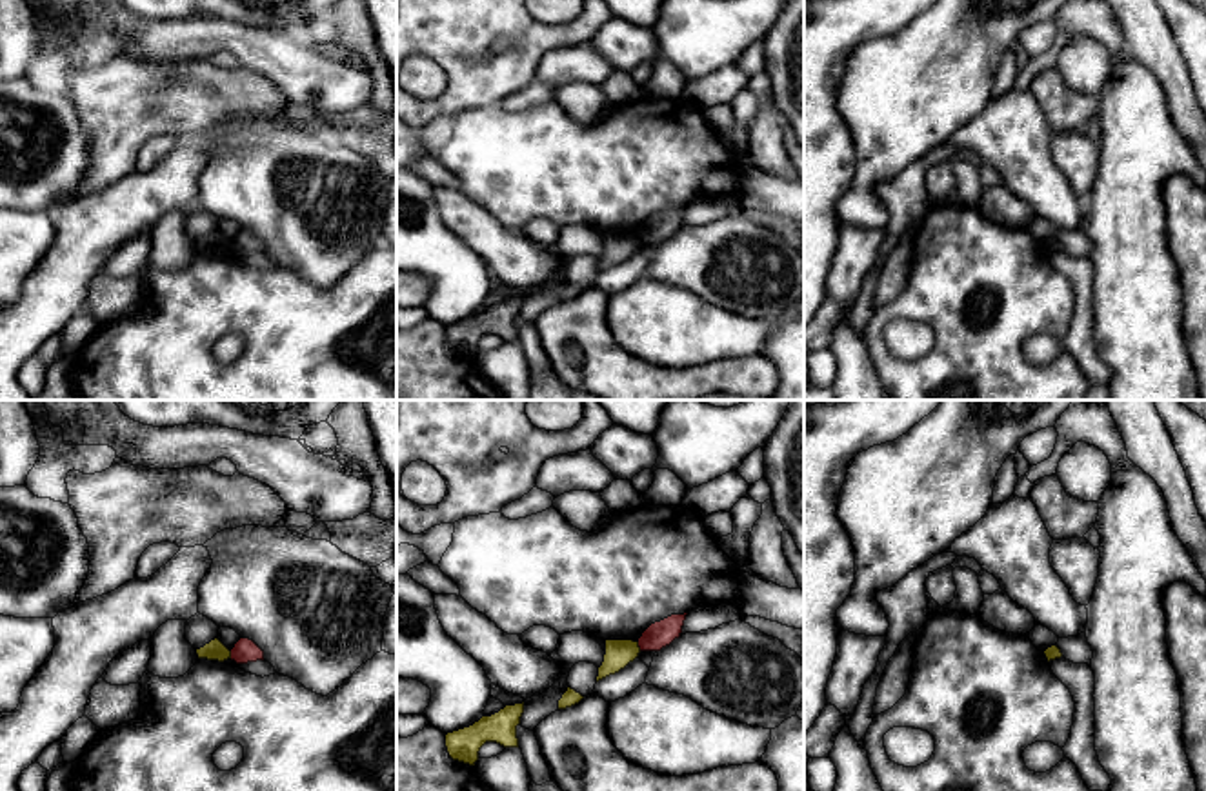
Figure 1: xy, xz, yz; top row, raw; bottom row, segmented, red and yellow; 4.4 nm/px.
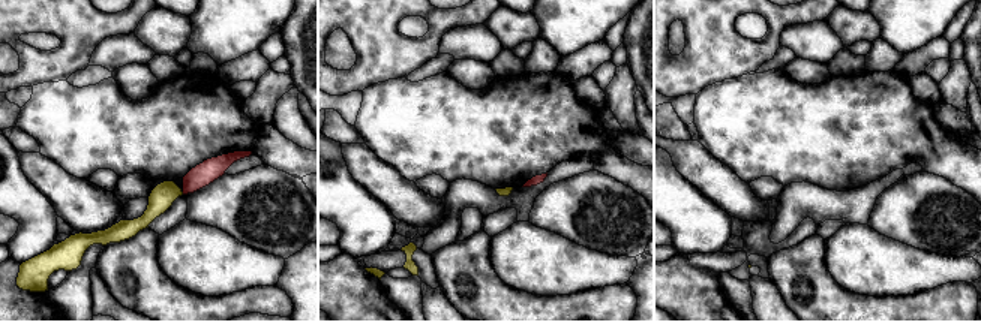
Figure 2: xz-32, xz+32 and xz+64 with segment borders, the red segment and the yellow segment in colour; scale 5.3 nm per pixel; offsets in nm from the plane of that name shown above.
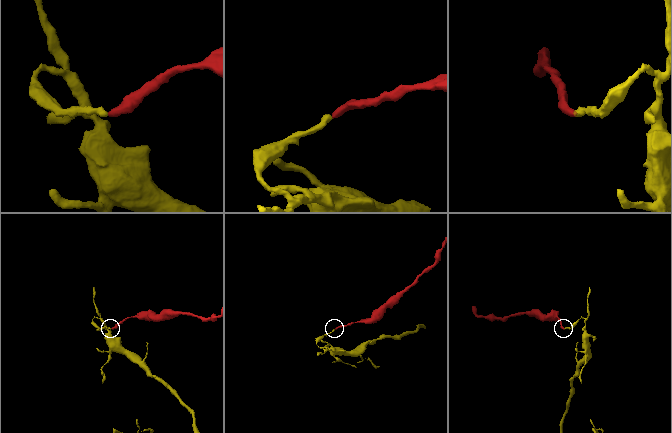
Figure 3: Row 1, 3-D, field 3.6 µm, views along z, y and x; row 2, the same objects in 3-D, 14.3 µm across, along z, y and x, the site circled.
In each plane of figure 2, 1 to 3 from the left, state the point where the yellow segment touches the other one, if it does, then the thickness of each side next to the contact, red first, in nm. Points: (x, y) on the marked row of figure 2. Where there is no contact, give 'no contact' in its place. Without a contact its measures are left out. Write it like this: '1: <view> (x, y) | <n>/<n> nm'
1: no contact
2: no contact
3: no contact

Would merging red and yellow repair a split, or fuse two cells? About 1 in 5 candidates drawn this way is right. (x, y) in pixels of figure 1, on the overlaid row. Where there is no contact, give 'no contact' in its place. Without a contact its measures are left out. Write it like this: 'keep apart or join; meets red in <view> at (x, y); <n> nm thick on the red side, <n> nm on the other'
keep apart; meets red in xz at (639, 646); 120 nm thick on the red side, 120 nm on the other

